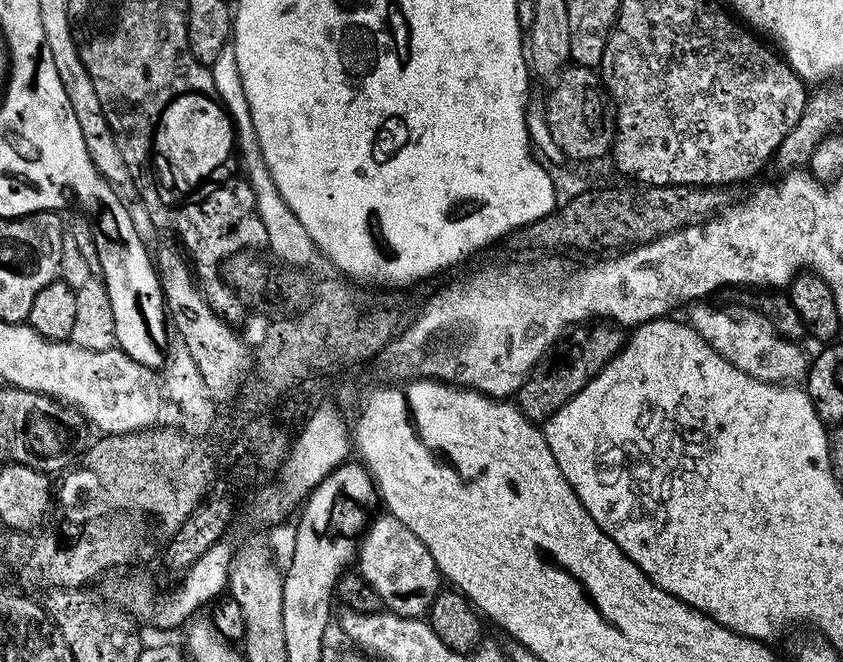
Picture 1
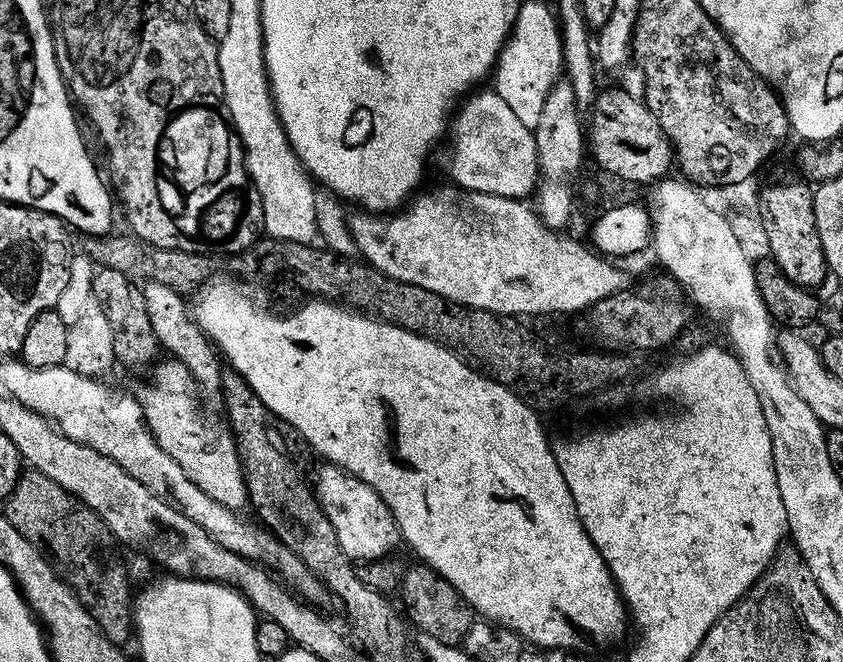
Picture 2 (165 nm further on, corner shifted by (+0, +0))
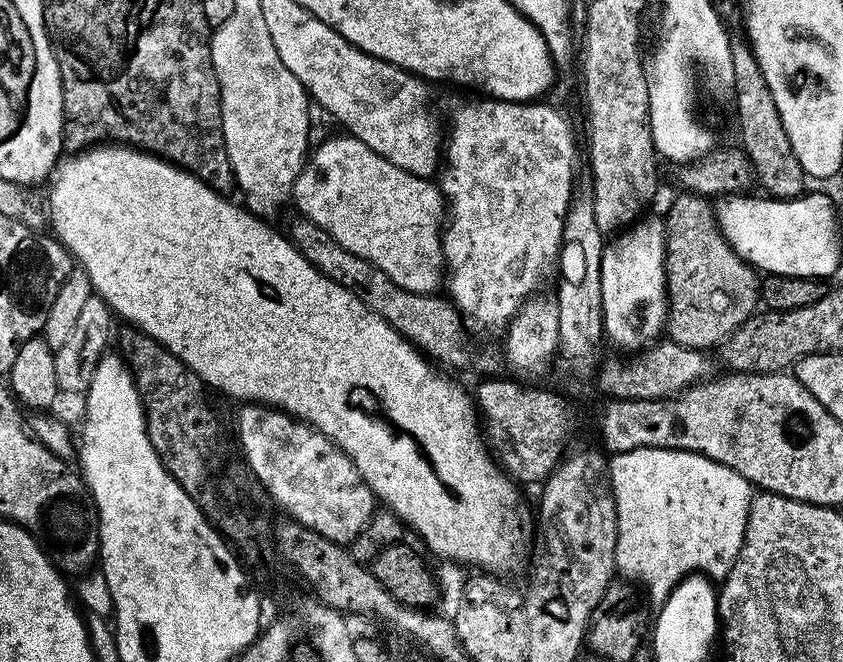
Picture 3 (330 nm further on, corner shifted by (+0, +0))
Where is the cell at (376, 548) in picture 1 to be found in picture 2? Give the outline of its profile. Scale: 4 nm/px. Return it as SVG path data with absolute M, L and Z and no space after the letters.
M327 462L319 465L314 480L314 493L320 509L330 520L334 534L338 538L338 546L353 562L365 560L383 560L391 557L396 547L401 547L400 528L396 524L394 514L382 502L382 498L362 478L352 476L336 464Z

